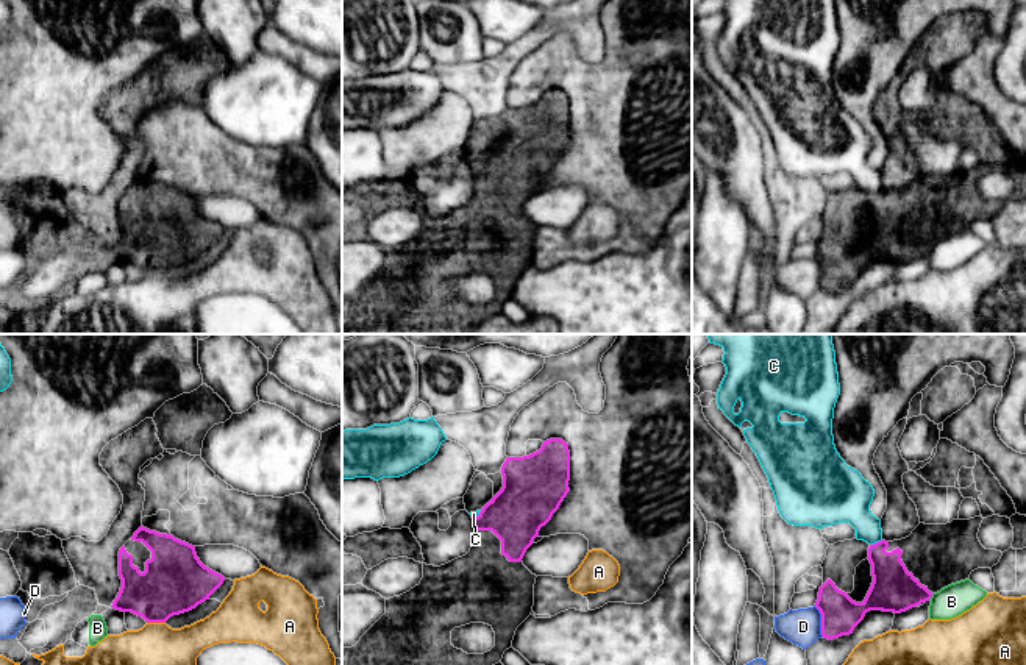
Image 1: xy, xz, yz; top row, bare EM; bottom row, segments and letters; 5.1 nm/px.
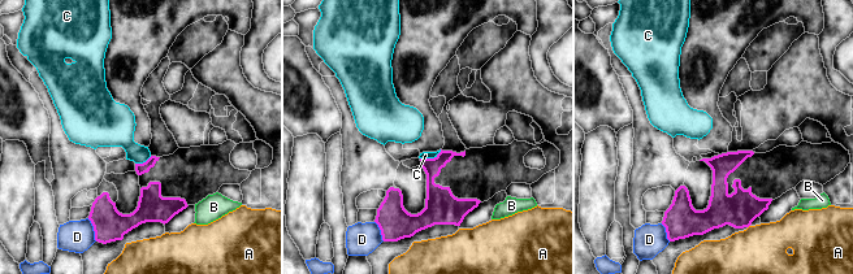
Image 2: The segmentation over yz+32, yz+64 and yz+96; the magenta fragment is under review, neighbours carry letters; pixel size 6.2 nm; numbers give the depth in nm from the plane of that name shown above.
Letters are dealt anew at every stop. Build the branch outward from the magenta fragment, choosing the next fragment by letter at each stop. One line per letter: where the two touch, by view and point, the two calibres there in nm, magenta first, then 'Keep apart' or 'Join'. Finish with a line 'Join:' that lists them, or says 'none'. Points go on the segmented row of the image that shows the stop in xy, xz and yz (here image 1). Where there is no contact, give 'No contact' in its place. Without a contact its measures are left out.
A: Touches magenta at xy (156, 622). Thickness 320 nm (magenta) against 220 nm. Keep apart
B: Touches magenta at yz (931, 597). Thickness 240 nm (magenta) against 160 nm. Keep apart
C: Touches magenta at yz (875, 544). Thickness 220 nm (magenta) against 200 nm. Keep apart
D: Touches magenta at yz (822, 622). Thickness 190 nm (magenta) against 190 nm. Keep apart
Join: none

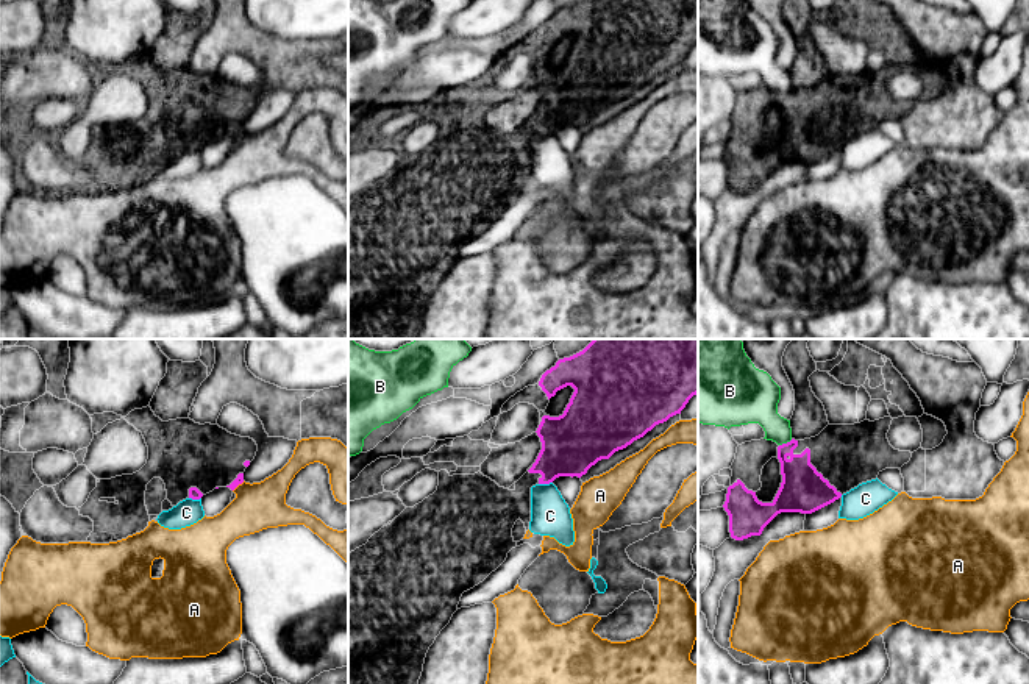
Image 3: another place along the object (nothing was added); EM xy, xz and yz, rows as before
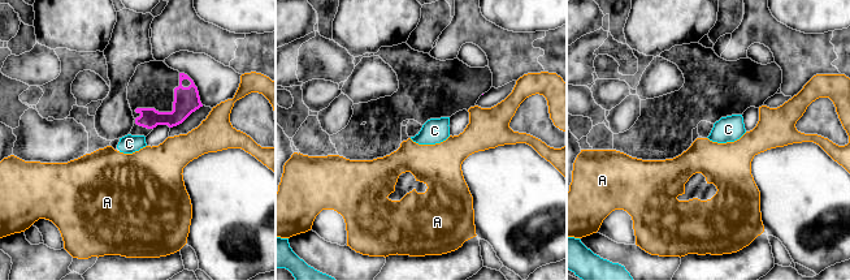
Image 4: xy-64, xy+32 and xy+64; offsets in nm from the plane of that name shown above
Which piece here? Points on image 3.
A: Touches magenta at xy (238, 484). Thickness 50 nm (magenta) against 240 nm. Keep apart
B: Touches magenta at yz (787, 442). Thickness 220 nm (magenta) against 190 nm. Keep apart
C: Touches magenta at xz (545, 483). Thickness 300 nm (magenta) against 200 nm. Keep apart
Join: none

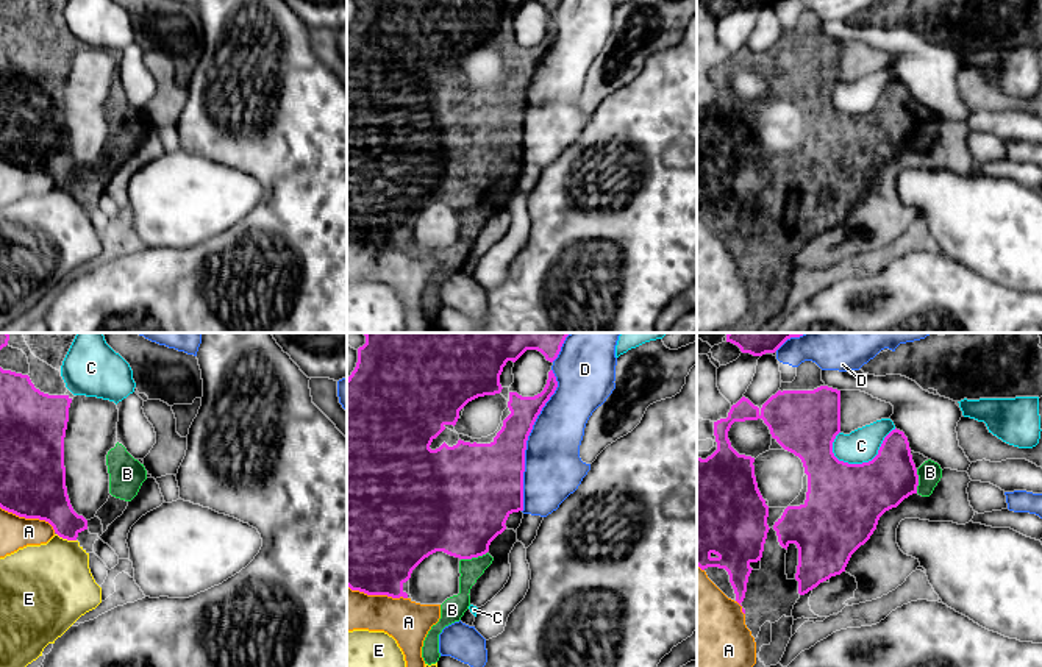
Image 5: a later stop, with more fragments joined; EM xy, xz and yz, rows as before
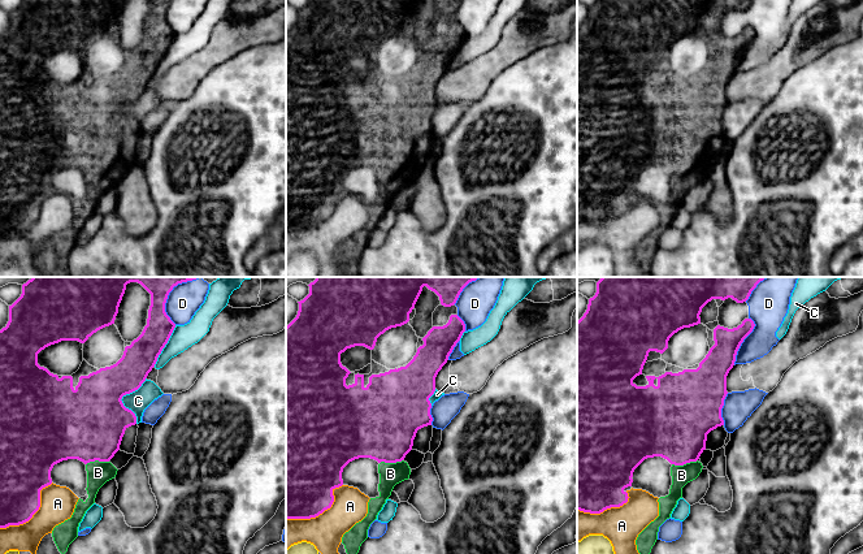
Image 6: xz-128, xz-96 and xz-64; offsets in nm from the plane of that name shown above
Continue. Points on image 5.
A: Touches magenta at xz (377, 594). Thickness 480 nm (magenta) against 220 nm. Keep apart
B: Touches magenta at xz (474, 556). Thickness 460 nm (magenta) against 110 nm. Join
C: Touches magenta at yz (869, 461). Thickness 400 nm (magenta) against 180 nm. Keep apart
D: Touches magenta at xz (527, 439). Thickness 320 nm (magenta) against 300 nm. Keep apart
E: Touches magenta at xy (66, 538). Thickness 240 nm (magenta) against 420 nm. Keep apart
Join: B

